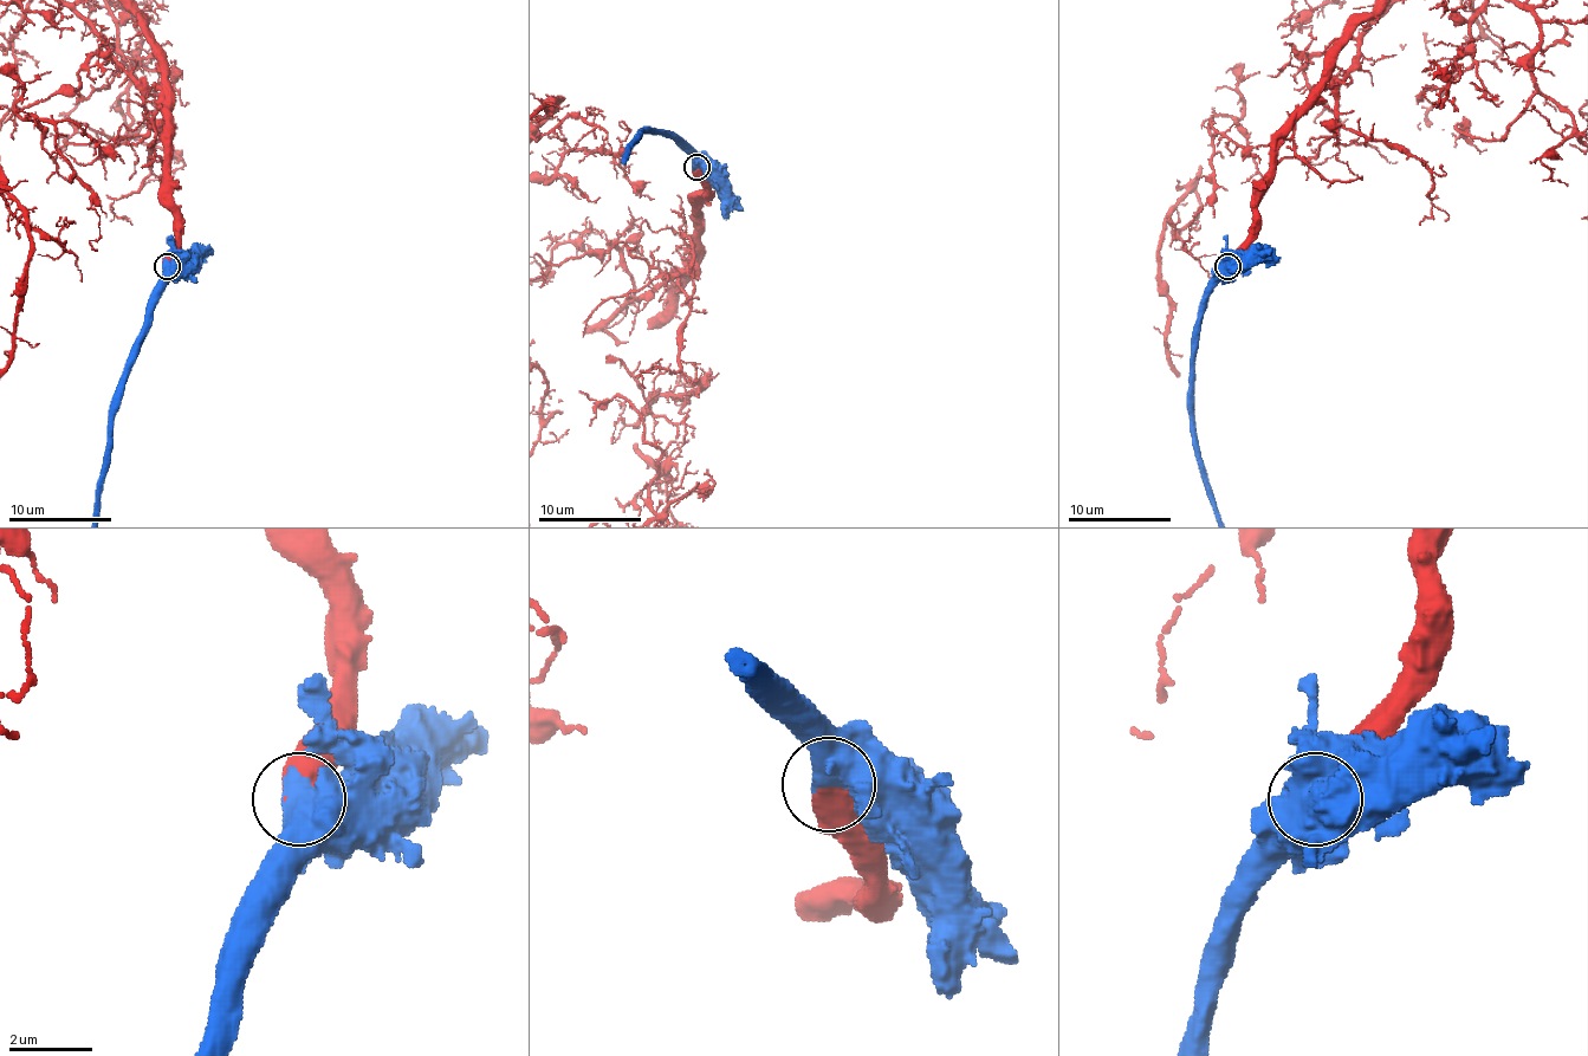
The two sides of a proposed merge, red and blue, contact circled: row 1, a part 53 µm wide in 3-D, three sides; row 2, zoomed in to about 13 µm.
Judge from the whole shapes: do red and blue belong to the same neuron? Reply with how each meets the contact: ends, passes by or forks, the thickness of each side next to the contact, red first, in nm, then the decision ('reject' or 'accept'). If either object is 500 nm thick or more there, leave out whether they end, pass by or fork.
650/800 nm | accept

